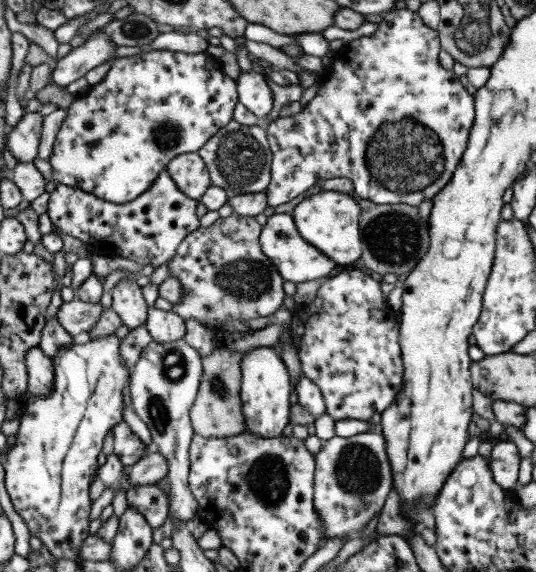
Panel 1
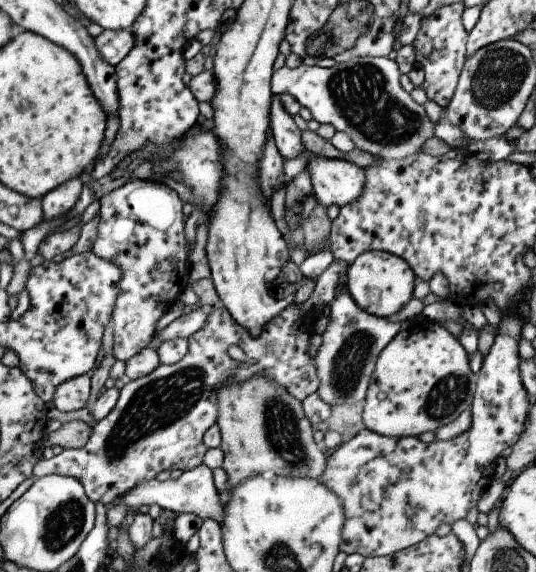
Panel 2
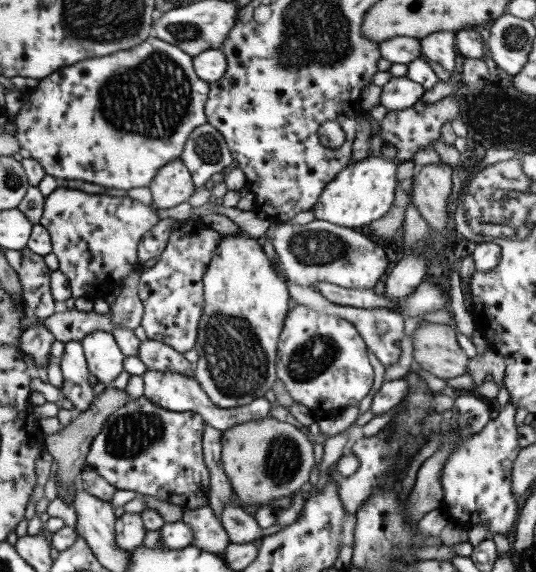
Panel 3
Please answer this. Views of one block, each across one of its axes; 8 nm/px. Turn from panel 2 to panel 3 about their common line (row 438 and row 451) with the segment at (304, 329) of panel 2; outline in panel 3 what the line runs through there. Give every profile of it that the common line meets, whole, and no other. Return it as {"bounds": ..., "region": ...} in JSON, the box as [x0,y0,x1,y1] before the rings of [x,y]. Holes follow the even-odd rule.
{"bounds":[84,396,210,512],"region":[[[142,396],[128,401],[107,418],[103,429],[90,445],[84,466],[93,466],[106,482],[118,490],[134,490],[138,494],[149,494],[190,512],[210,504],[210,473],[203,457],[204,429],[205,422],[197,412],[166,410]]]}

